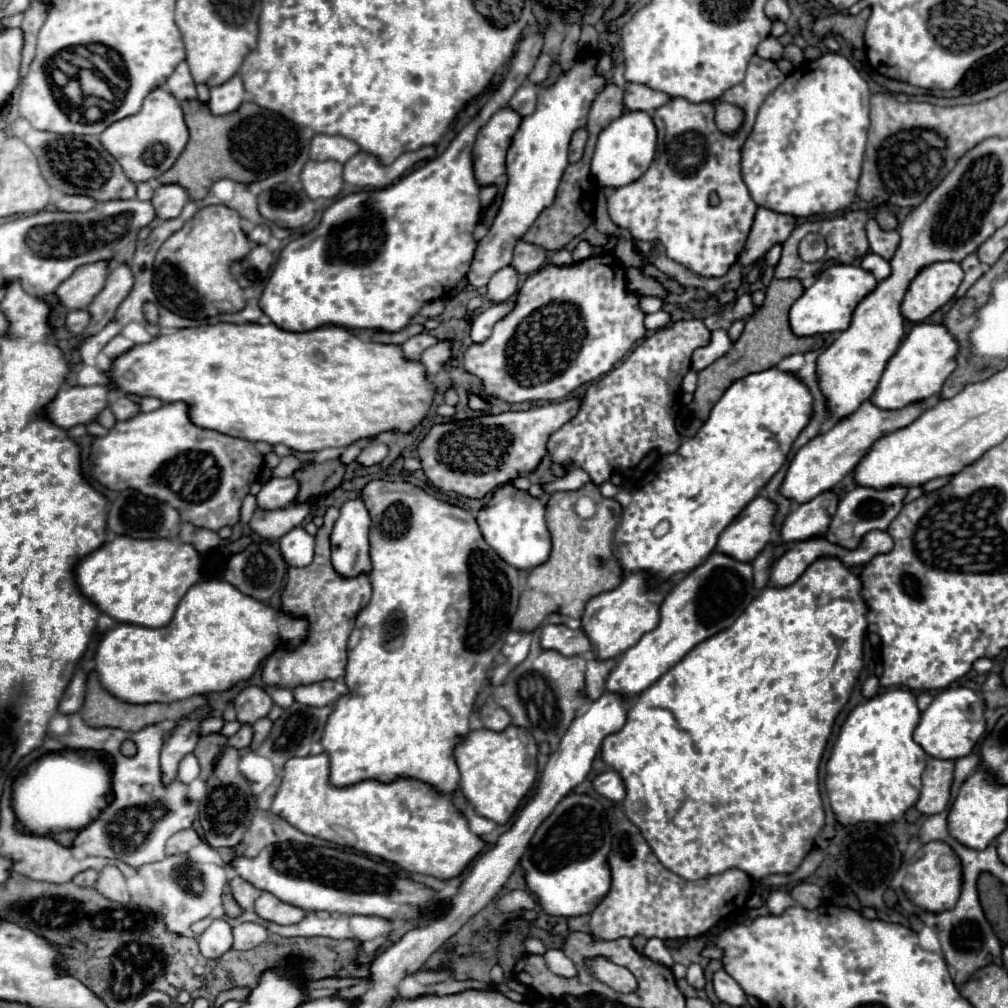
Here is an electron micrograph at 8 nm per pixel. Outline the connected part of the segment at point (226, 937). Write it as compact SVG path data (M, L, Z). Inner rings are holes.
M214 921L200 937L200 953L206 959L218 959L232 949L232 929L226 921Z

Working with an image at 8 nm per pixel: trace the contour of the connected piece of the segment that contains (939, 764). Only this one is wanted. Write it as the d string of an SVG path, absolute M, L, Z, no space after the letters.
M930 757L922 775L922 791L916 809L924 815L942 813L950 801L952 781L954 781L954 761Z

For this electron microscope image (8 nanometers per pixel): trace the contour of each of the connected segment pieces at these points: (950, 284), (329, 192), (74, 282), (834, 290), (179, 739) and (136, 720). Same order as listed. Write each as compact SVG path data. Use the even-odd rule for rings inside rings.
M940 261L924 267L902 301L902 315L912 323L922 323L932 313L942 309L956 295L964 271L954 261Z
M308 161L300 181L310 199L334 199L342 191L342 163L338 161Z
M108 261L82 265L72 273L72 277L68 277L56 289L56 295L60 297L62 305L66 305L70 309L86 309L92 303L92 299L106 285L108 271L110 271Z
M832 265L824 269L816 283L808 287L802 297L790 309L790 327L794 335L818 335L818 333L834 333L844 331L850 325L852 311L856 305L876 287L876 279L858 265Z
M186 721L182 723L170 739L164 743L160 753L160 771L162 771L162 783L170 785L176 779L176 771L184 755L192 753L198 743L198 723L200 721Z
M90 671L88 673L88 685L86 685L86 701L84 701L84 707L82 707L80 713L82 713L84 721L86 721L86 725L90 725L90 727L118 727L118 729L124 729L124 731L140 731L142 727L154 725L154 723L160 723L160 721L178 721L178 719L190 715L192 711L196 711L196 709L200 709L204 705L208 705L208 699L204 695L194 695L190 699L174 701L170 705L164 705L164 703L132 705L132 703L126 703L126 701L110 695L100 685L98 673Z

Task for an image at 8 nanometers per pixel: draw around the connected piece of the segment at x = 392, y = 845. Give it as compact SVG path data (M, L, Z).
M326 753L294 757L286 763L280 791L272 801L272 813L286 819L290 825L294 825L306 835L314 835L342 847L352 847L372 857L382 857L384 861L396 863L404 871L424 873L436 879L458 877L470 865L470 861L486 847L486 841L482 841L482 837L470 831L468 819L454 809L450 795L440 793L438 789L414 777L398 777L390 783L366 779L348 787L334 787L330 783L330 759Z

